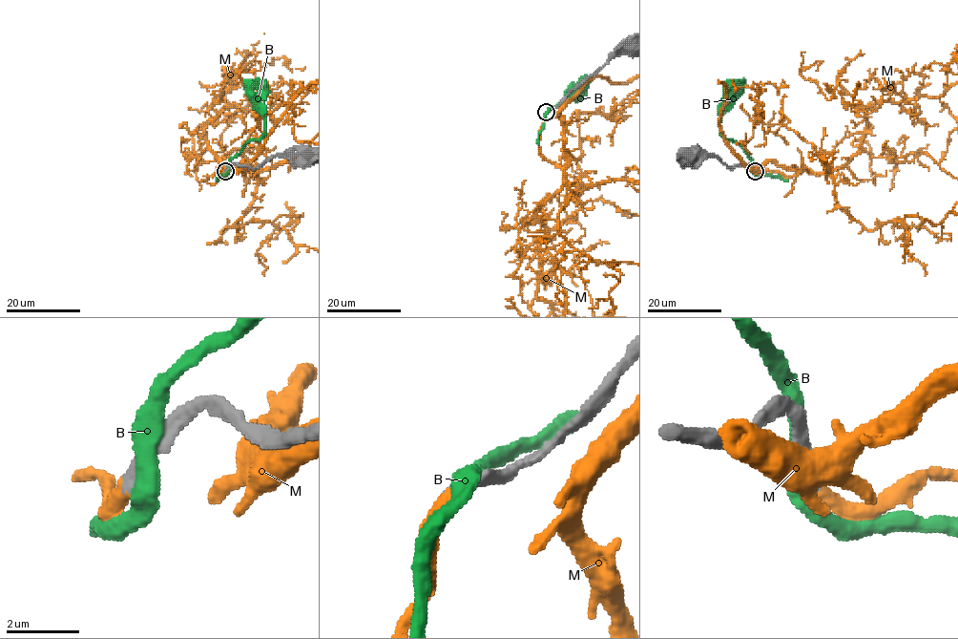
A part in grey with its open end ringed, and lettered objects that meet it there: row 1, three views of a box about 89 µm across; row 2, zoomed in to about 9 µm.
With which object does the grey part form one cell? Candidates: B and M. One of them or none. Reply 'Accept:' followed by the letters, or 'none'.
Accept: M

